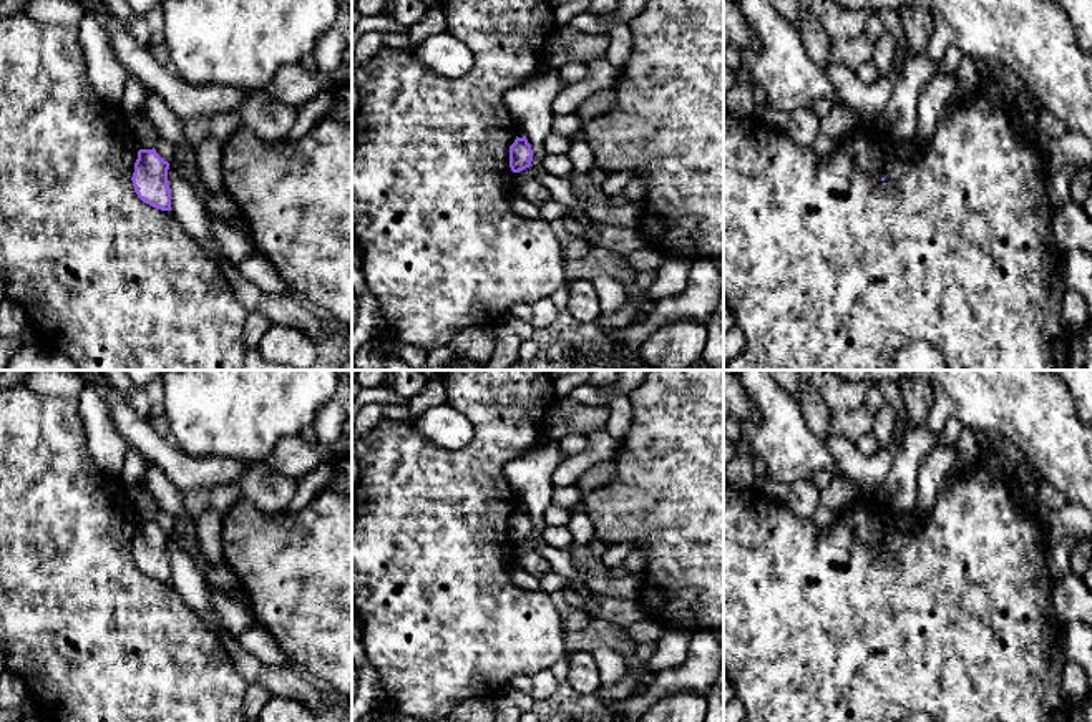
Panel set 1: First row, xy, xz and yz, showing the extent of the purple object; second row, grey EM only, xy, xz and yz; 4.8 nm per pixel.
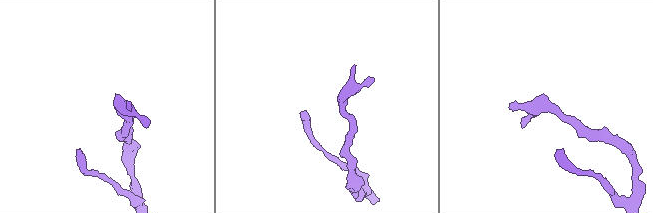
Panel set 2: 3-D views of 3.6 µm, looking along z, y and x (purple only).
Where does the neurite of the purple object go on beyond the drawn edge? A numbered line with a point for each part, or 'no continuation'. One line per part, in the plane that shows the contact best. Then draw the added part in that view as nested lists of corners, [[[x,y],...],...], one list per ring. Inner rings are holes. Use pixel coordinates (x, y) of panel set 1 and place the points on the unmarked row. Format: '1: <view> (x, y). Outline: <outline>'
no continuation

